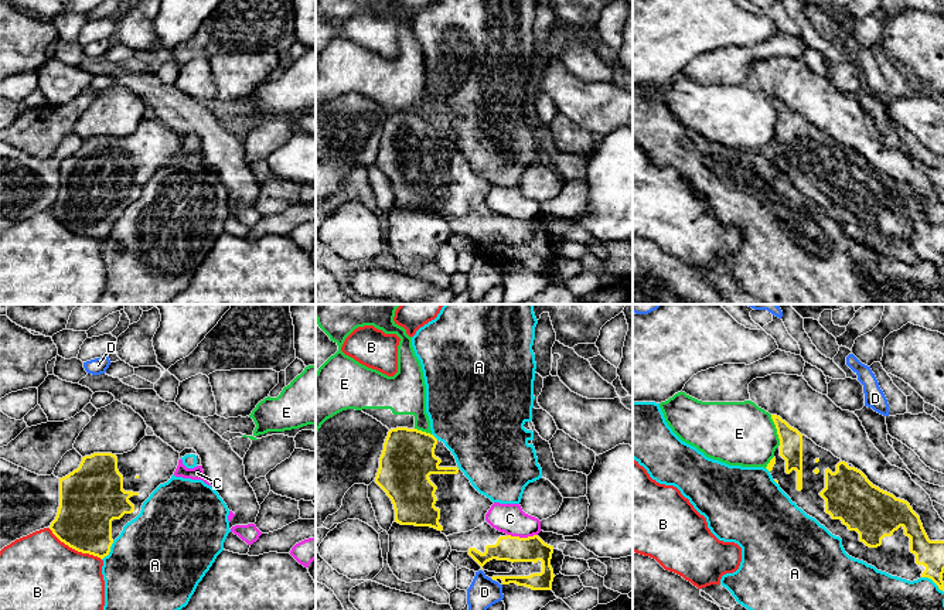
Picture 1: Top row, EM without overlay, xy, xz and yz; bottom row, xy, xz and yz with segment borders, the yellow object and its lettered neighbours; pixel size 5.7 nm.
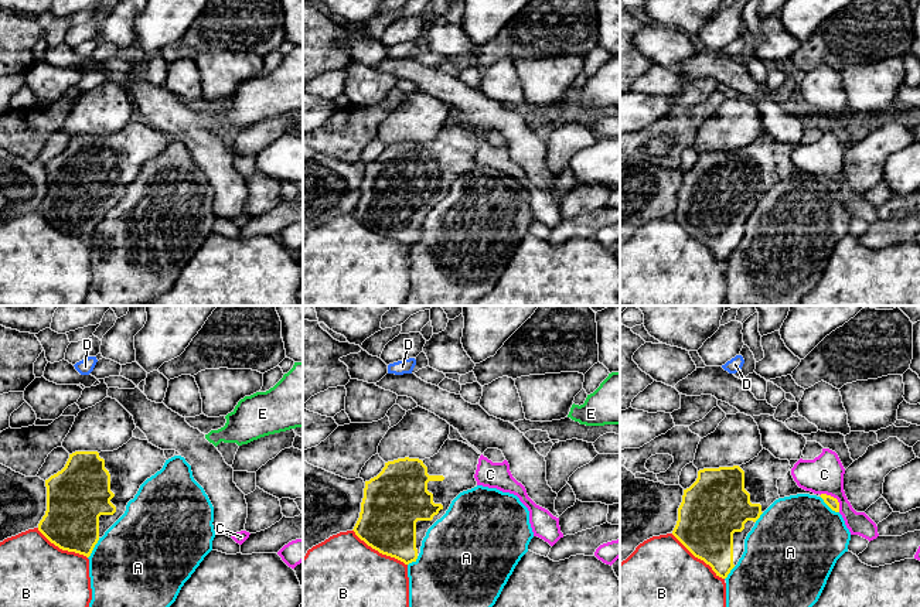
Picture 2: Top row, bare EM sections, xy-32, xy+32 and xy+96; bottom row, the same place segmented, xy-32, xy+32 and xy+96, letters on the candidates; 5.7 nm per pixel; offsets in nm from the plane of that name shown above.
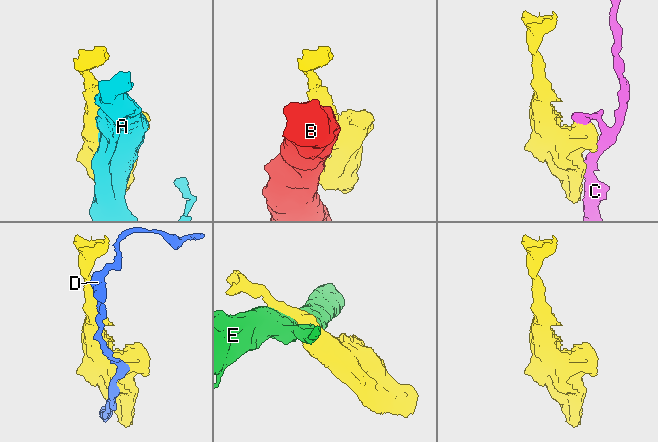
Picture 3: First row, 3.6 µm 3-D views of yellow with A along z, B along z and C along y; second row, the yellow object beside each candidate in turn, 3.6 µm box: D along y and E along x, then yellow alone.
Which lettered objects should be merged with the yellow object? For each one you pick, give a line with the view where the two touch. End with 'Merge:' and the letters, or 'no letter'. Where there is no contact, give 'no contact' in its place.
Merge: no letter

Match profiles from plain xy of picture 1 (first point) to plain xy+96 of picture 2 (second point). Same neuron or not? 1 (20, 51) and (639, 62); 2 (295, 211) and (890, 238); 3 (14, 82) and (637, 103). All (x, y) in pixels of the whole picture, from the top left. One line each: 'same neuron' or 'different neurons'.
1: same neuron
2: same neuron
3: different neurons

